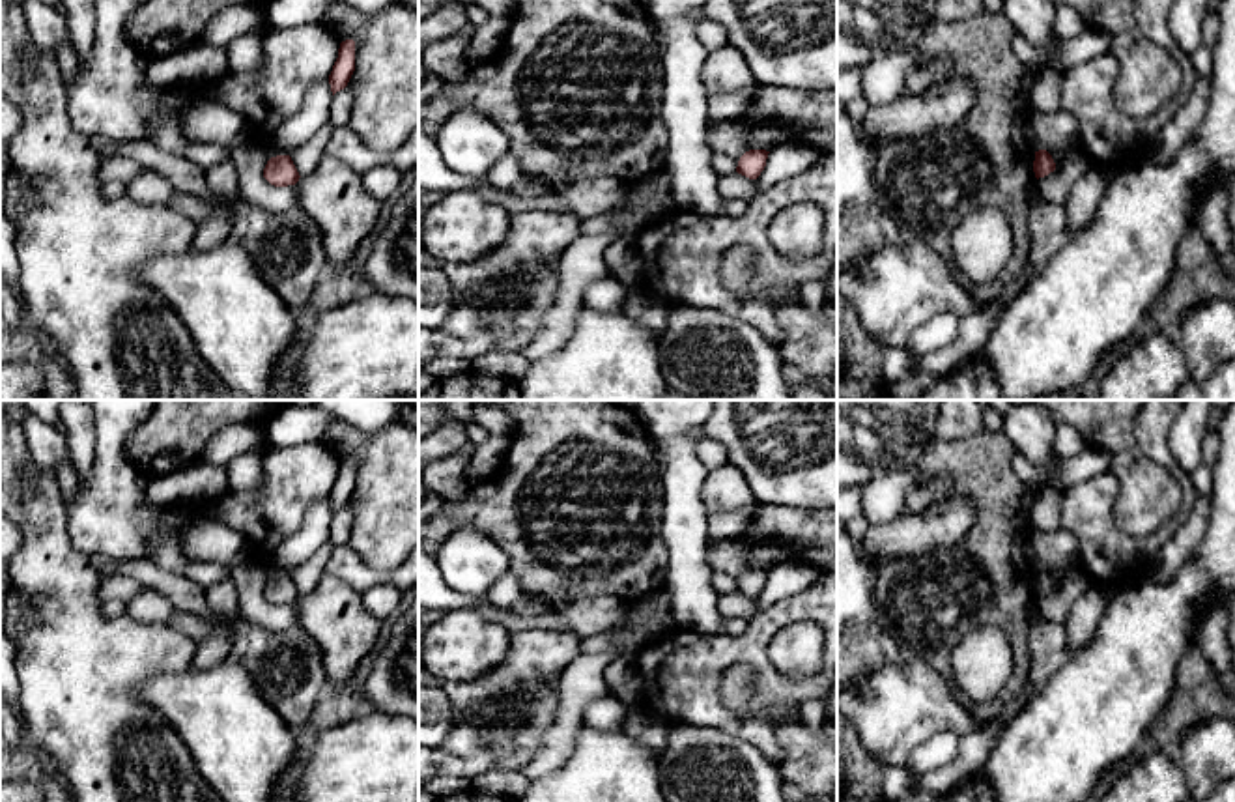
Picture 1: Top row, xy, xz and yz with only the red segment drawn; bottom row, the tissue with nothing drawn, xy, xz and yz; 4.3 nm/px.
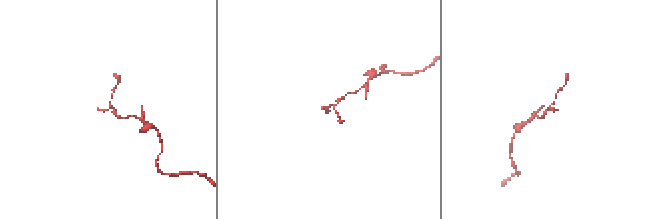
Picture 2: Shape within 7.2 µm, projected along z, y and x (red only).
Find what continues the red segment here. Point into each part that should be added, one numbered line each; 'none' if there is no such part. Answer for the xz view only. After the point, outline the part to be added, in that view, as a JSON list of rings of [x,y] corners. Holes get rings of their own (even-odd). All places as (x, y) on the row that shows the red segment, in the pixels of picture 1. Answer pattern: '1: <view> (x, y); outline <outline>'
none

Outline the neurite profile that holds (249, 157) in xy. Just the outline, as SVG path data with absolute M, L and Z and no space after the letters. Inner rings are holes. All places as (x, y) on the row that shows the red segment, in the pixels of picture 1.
M252 138L232 148L230 159L237 170L243 202L271 213L282 213L297 206L297 183L275 187L263 178L269 157L260 140Z

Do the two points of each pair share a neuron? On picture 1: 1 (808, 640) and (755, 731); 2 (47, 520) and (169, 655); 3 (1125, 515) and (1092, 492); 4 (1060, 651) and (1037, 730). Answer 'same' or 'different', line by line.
1: different
2: same
3: different
4: different

